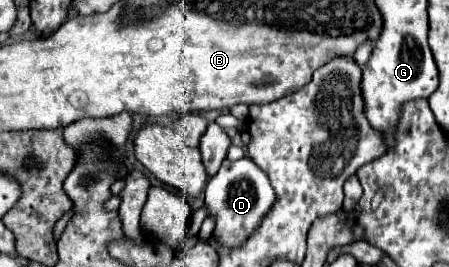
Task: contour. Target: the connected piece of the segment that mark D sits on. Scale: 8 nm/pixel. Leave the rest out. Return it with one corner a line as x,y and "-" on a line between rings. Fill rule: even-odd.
242,158
236,162
224,160
220,170
208,180
204,200
208,216
212,216
216,222
214,240
226,250
244,246
246,240
256,232
264,216
274,208
276,200
278,198
268,176
250,158

